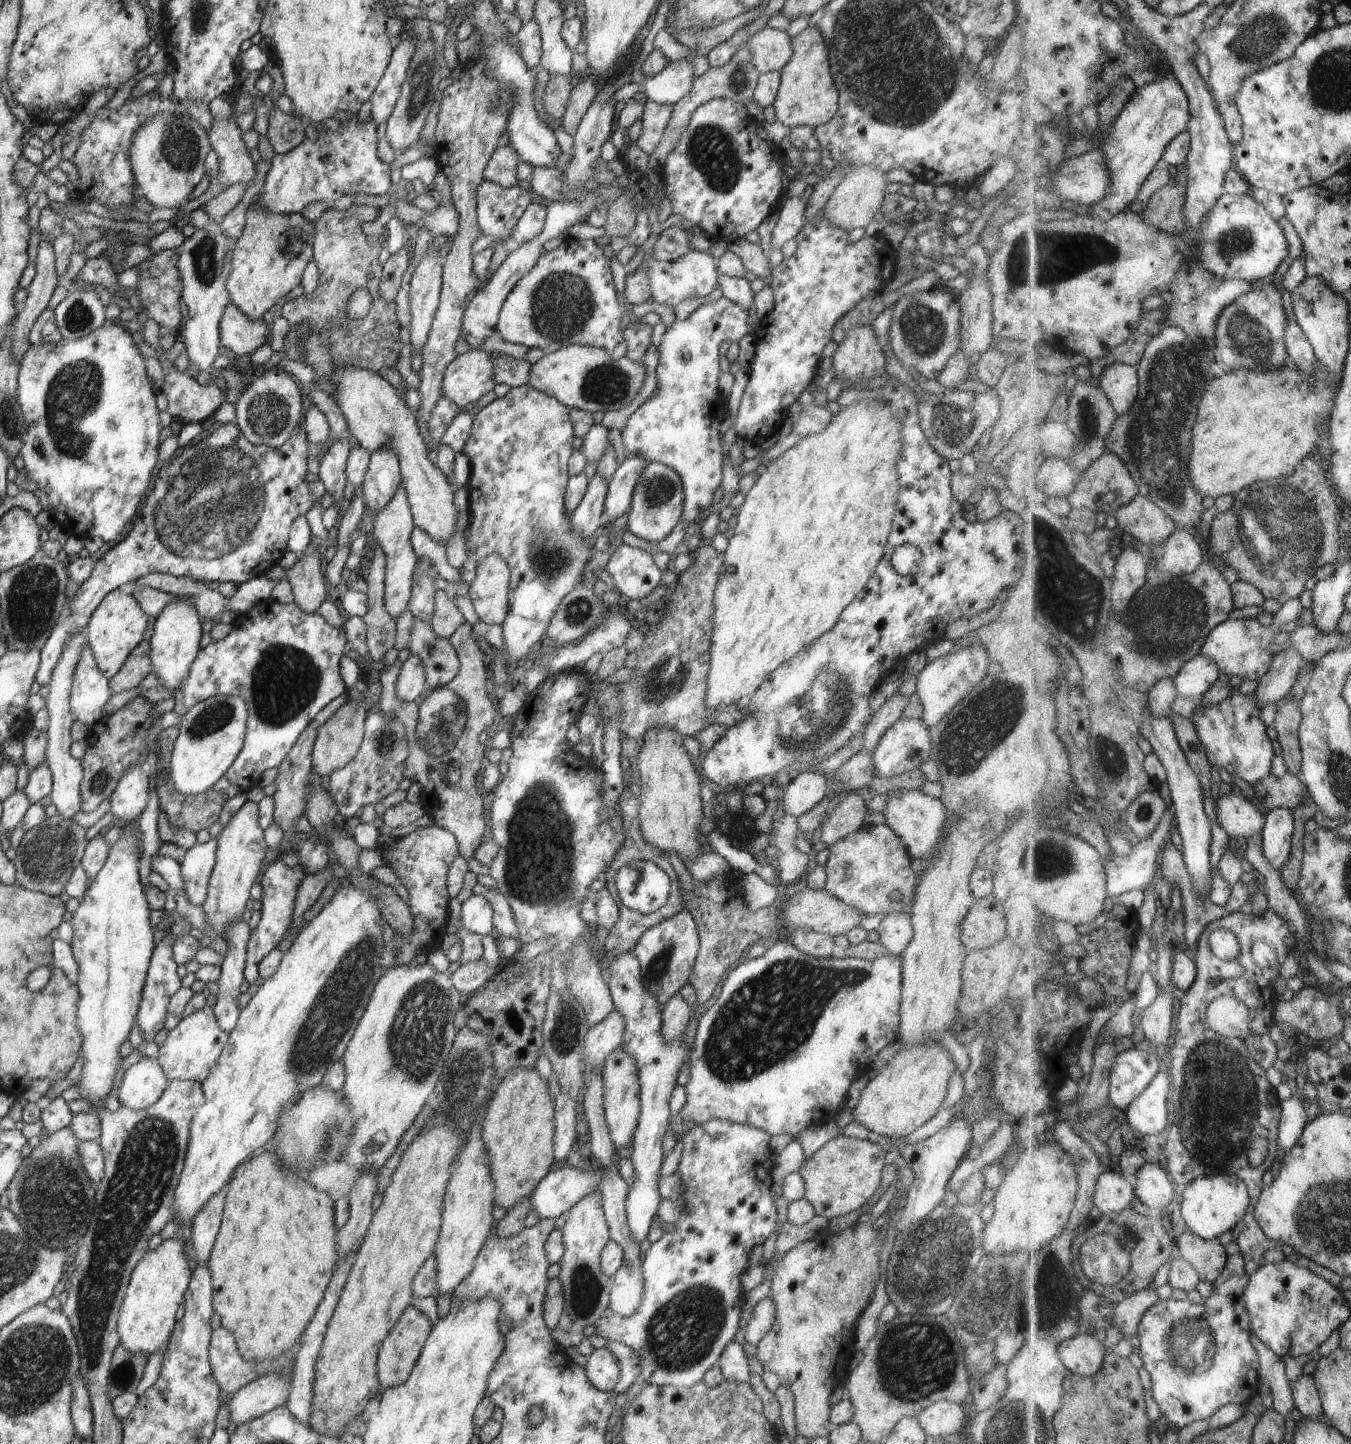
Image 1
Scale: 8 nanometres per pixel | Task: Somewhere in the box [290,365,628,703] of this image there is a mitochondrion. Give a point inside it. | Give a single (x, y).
(548, 554)

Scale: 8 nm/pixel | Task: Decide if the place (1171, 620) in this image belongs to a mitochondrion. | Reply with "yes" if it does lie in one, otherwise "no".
yes

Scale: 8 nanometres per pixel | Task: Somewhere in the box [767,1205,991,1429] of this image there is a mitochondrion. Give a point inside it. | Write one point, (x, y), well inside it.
(932, 1255)

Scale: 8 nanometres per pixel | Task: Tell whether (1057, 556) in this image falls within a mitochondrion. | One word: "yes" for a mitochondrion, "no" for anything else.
yes

